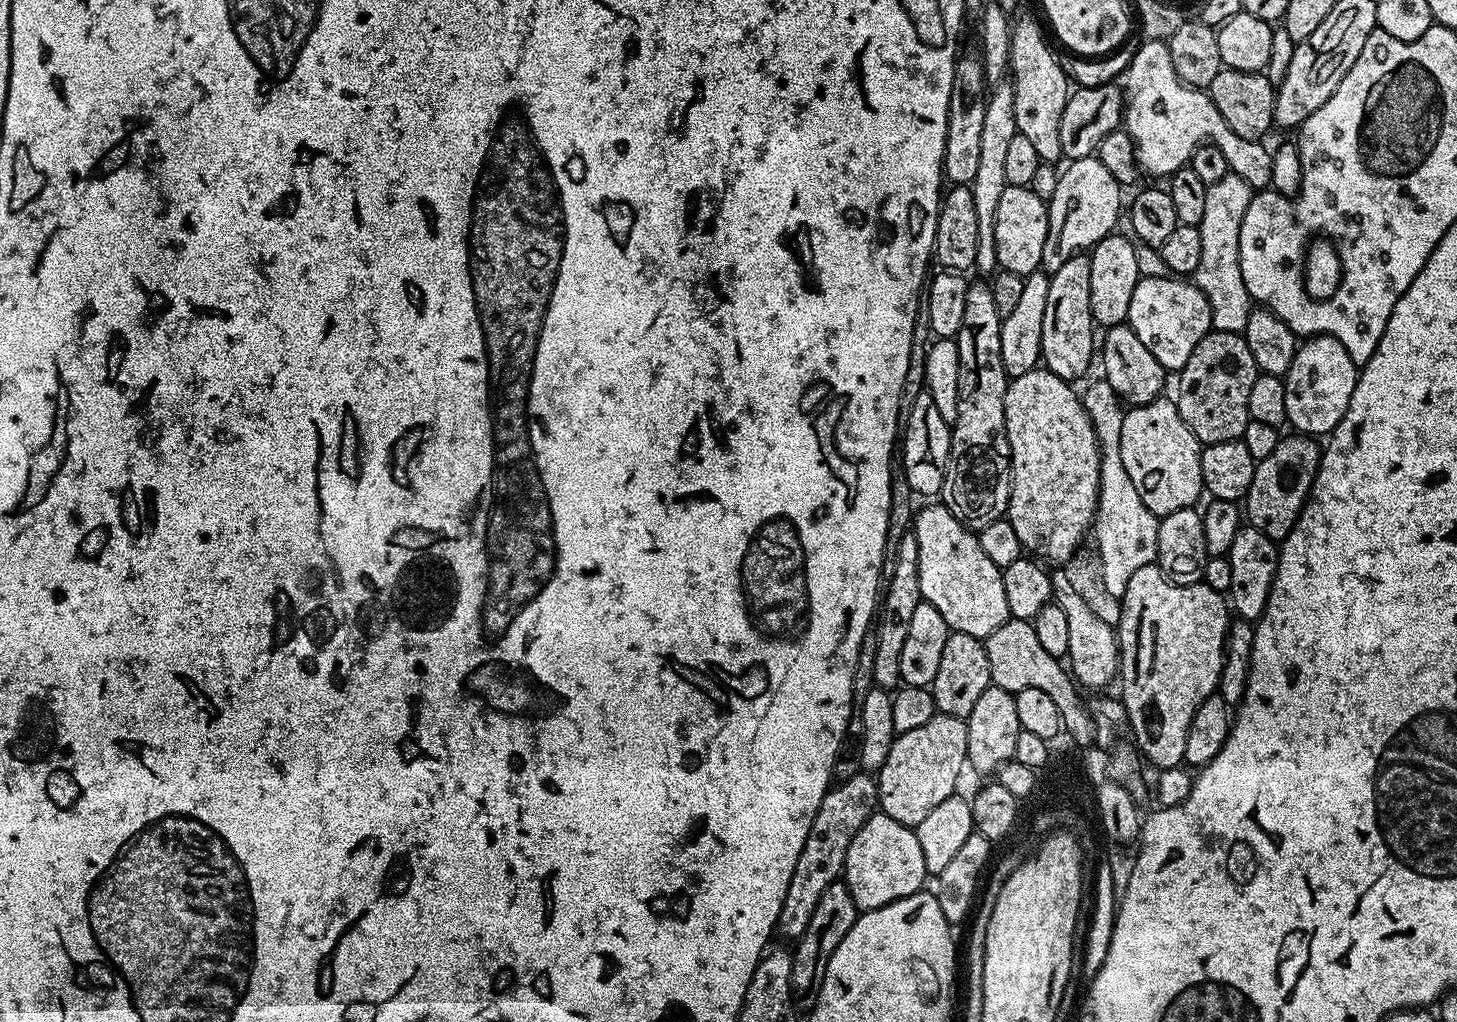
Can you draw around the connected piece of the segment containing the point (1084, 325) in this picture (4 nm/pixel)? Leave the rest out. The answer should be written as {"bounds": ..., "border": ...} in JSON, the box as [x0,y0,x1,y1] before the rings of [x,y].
{"bounds":[1040,255,1098,382],"border":[[[1090,255],[1070,257],[1048,277],[1050,291],[1046,293],[1046,311],[1042,317],[1042,346],[1040,359],[1043,367],[1069,382],[1087,377],[1087,367],[1098,348],[1098,336],[1092,333],[1094,321],[1090,310]]]}

